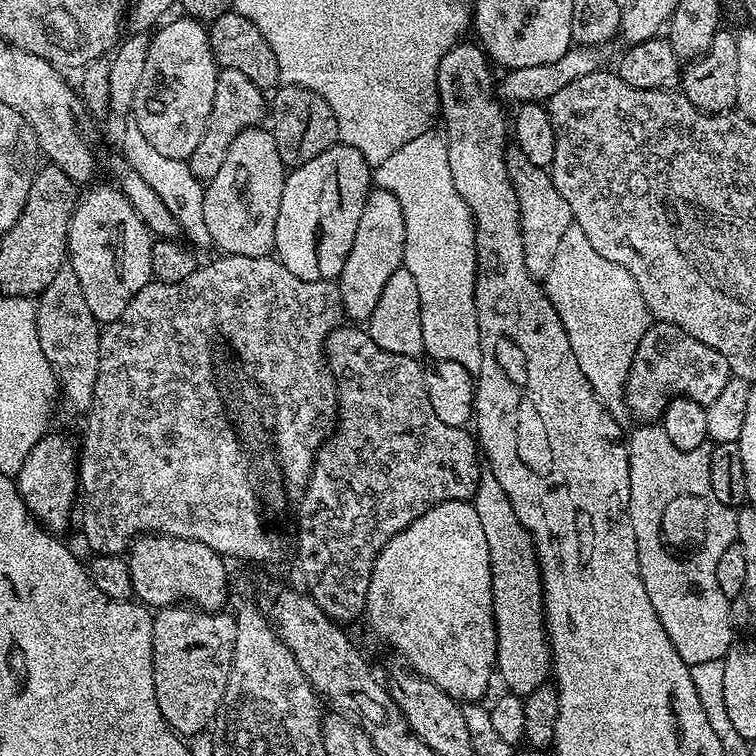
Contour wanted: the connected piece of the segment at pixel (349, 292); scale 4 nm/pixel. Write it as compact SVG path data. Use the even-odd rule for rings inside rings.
M373 187L366 198L366 206L362 206L362 218L358 218L354 246L350 246L350 254L338 277L340 301L349 321L366 322L370 314L374 314L374 306L378 306L378 294L382 294L390 274L403 265L405 246L406 222L402 218L398 200L384 188Z

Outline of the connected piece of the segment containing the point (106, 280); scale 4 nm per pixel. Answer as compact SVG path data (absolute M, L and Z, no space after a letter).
M89 187L89 192L79 197L68 231L70 267L78 274L90 314L101 326L122 318L122 310L130 306L134 294L153 279L150 250L154 237L119 187L111 187Z

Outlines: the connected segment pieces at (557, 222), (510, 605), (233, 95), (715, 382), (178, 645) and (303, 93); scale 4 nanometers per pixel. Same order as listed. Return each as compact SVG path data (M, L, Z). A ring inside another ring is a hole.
M509 147L506 154L506 170L516 191L526 270L530 270L532 276L543 282L548 279L550 269L554 267L554 257L558 245L562 243L562 234L566 234L568 227L574 223L572 211L570 206L566 206L566 198L558 194L558 186L554 186L549 169L534 166L534 162L528 161L520 148Z
M491 474L481 475L476 495L470 501L478 510L478 522L486 534L490 545L490 566L492 567L492 613L496 623L496 672L498 680L505 684L511 695L526 697L534 690L549 683L552 670L552 649L548 647L548 629L544 622L544 583L540 577L540 562L536 557L536 545L532 543L532 533L522 526L506 490L498 486L498 478Z
M220 68L216 73L216 85L214 86L214 106L210 106L210 118L206 122L206 134L202 134L202 142L194 149L194 154L188 156L187 162L190 170L196 175L197 181L207 182L218 174L222 167L222 161L226 159L226 153L230 151L230 142L242 134L242 130L255 128L265 119L266 96L246 74L238 70Z
M649 323L646 334L642 334L642 342L638 342L638 350L634 354L634 362L628 371L626 386L624 387L624 401L628 403L628 411L633 417L637 416L640 422L656 422L664 415L668 403L676 396L685 396L694 402L707 406L718 398L726 382L733 377L730 366L718 350L706 346L706 342L698 342L686 330L673 324Z
M173 606L159 609L152 617L152 677L154 678L154 694L158 702L158 710L162 710L162 718L171 726L173 732L181 738L191 738L205 731L220 714L220 704L226 694L226 686L230 678L230 666L234 662L234 638L238 635L235 615L227 611L205 612L192 606Z
M284 84L271 93L266 124L274 138L274 146L278 146L278 158L282 158L288 170L310 162L310 158L318 158L322 150L330 150L338 140L338 122L326 98L297 84Z

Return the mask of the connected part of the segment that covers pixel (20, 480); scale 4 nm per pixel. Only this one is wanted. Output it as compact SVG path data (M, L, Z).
M55 430L49 431L26 454L26 462L15 477L16 489L37 524L53 534L69 531L72 503L78 500L78 444Z

